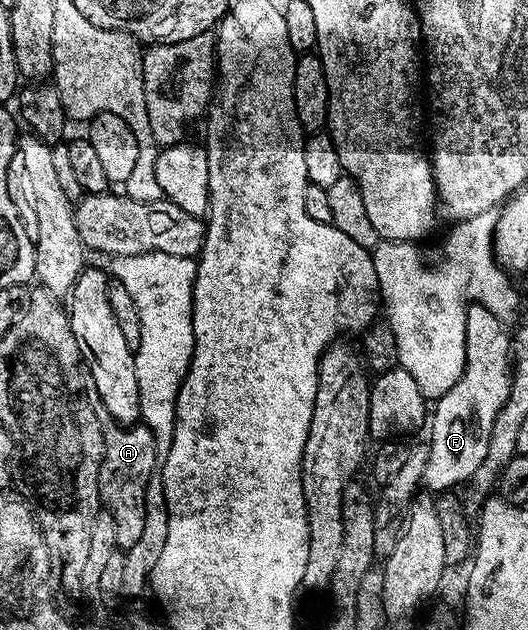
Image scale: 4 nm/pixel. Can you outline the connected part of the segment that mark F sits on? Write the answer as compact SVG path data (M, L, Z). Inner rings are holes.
M481 303L469 304L466 313L466 359L462 377L448 389L442 398L435 402L433 415L431 412L428 423L430 437L428 437L428 457L426 472L423 474L423 486L432 493L439 493L447 489L454 489L458 484L467 484L478 471L478 466L486 459L490 430L509 397L512 384L511 371L511 336L506 333L507 327L496 314L482 306Z

